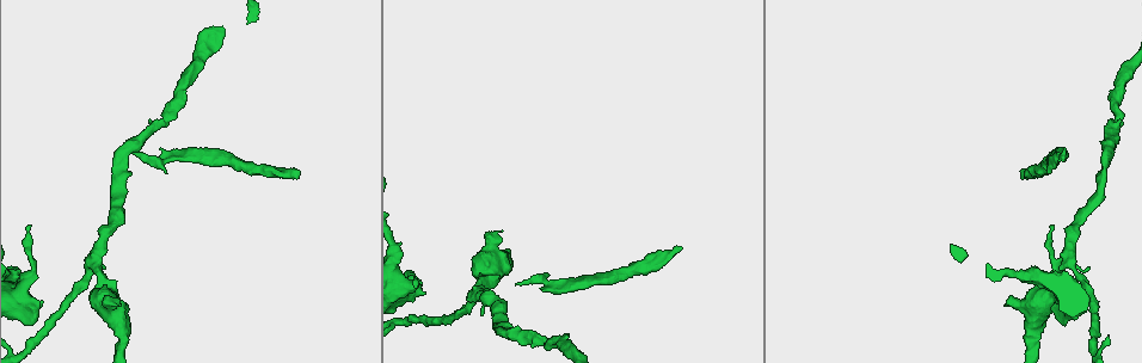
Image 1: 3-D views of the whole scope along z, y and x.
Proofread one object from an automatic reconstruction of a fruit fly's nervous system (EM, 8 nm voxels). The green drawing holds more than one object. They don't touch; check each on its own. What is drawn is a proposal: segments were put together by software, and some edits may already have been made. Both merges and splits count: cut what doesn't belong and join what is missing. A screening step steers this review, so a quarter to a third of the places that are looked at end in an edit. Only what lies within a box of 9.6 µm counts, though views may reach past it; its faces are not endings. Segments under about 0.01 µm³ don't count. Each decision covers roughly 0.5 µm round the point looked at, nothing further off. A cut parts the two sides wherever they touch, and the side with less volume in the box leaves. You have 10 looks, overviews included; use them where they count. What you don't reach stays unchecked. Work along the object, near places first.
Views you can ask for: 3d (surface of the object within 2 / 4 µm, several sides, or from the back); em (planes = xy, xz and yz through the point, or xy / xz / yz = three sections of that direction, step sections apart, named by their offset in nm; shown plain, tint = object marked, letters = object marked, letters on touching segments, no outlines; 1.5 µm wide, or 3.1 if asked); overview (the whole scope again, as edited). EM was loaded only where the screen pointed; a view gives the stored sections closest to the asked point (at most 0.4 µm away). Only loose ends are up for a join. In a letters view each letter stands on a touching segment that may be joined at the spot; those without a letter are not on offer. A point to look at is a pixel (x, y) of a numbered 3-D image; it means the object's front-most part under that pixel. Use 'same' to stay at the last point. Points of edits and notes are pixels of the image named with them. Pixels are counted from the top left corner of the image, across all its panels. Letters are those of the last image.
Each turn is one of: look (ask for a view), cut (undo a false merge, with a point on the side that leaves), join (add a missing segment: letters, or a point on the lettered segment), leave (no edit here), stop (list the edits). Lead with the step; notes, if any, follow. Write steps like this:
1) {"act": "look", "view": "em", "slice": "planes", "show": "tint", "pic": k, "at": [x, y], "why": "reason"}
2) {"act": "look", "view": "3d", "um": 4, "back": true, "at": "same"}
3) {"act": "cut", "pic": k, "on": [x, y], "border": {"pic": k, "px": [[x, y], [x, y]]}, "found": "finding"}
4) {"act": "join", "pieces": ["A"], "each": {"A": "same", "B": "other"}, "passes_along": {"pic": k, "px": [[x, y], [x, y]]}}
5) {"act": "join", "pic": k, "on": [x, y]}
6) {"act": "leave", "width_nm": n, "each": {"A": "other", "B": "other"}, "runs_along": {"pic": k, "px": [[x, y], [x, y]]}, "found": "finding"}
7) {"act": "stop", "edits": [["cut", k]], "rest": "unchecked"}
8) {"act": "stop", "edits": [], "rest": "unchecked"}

{"act": "look", "view": "em", "slice": "yz", "step": 4, "show": "letters", "pic": 1, "at": [680, 249], "why": "branch stops here"}

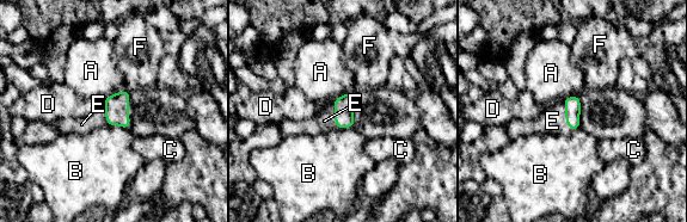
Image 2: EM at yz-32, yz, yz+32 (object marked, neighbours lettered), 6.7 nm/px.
{"act": "join", "pic": 2, "on": [552, 121], "longest_contact_nm": ["E", 220], "each": {"A": "other", "B": "other", "C": "other", "D": "other", "E": "same", "F": "other"}, "found": "the cell continues"}

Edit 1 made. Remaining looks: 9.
{"act": "look", "view": "em", "slice": "yz", "step": 8, "show": "tint", "pic": 1, "at": [1065, 264], "why": "sharp bend"}

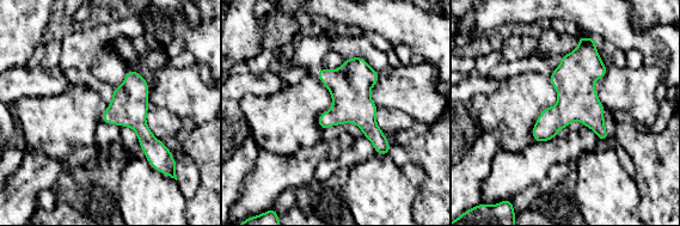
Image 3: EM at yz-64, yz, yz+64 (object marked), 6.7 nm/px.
{"act": "look", "view": "em", "slice": "xy", "step": 8, "show": "letters", "at": "same"}

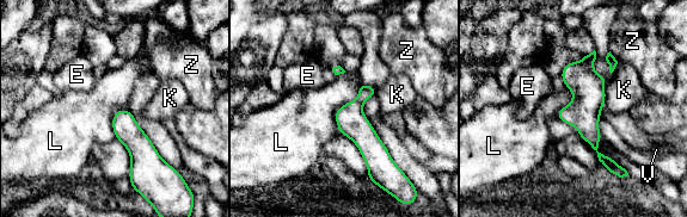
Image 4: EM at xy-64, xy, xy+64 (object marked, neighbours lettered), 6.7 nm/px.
{"act": "leave", "each": {"E": "other", "K": "other", "L": "other", "V": "other", "Z": "other"}, "found": "continuous, no second cell"}

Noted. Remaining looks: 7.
{"act": "look", "view": "3d", "um": 2, "pic": 1, "at": [29, 227], "why": "branch stops here"}

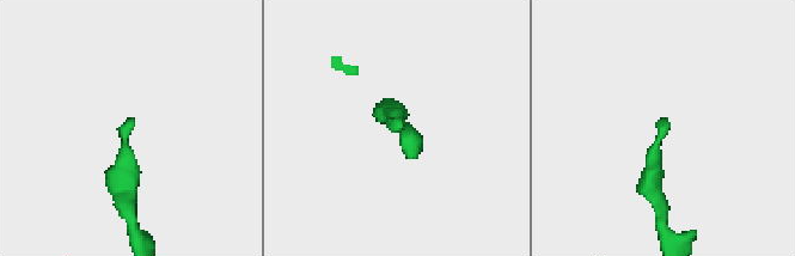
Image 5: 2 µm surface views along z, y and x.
{"act": "look", "view": "em", "slice": "planes", "show": "letters", "pic": 5, "at": [399, 131]}

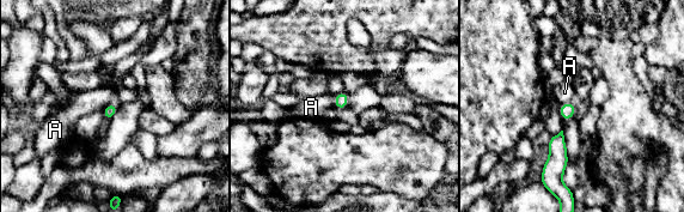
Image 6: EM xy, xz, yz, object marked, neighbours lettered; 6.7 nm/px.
{"act": "leave", "each": {"A": "other"}, "border": {"pic": 6, "px": [[334, 95], [335, 107]]}, "found": "none of them fits"}

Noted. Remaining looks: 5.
{"act": "stop", "edits": [["join", 2]], "rest": "unchecked"}

